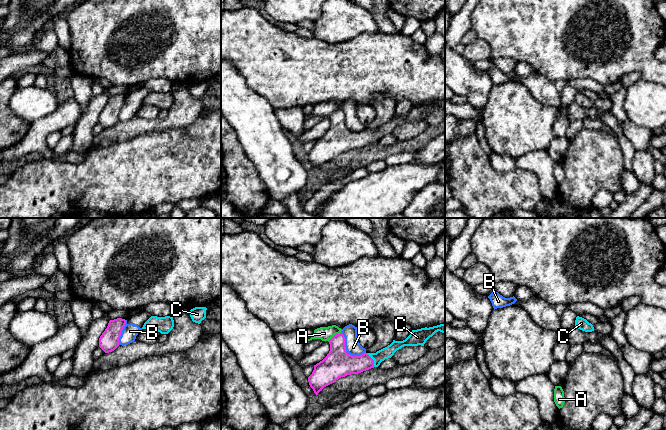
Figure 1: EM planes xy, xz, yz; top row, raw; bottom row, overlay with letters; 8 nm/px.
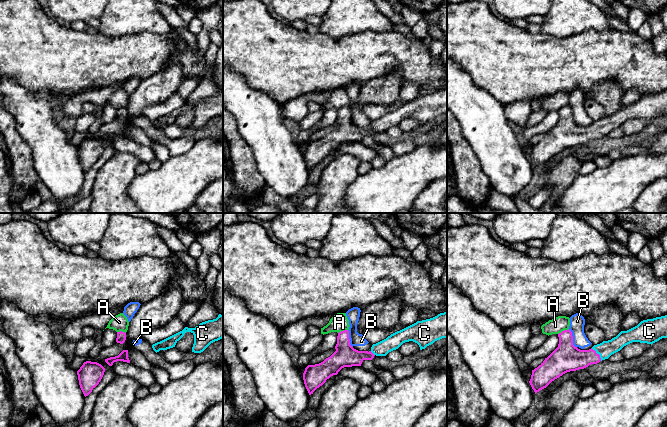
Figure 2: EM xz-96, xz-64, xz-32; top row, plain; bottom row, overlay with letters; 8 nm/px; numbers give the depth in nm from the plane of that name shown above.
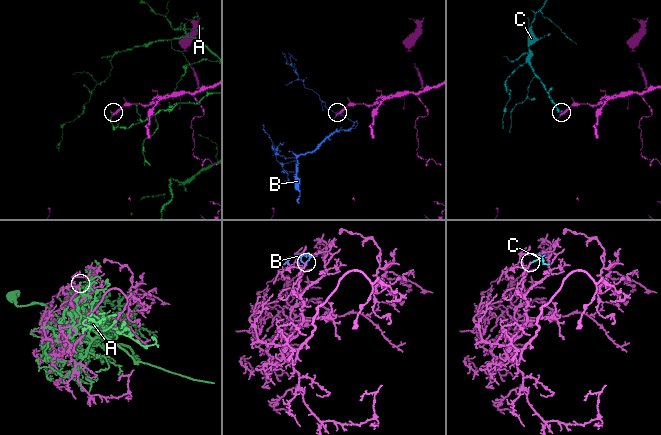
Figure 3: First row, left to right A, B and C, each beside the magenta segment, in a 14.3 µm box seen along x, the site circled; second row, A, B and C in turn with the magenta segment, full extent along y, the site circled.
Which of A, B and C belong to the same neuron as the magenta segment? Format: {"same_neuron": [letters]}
{"same_neuron": ["C"]}

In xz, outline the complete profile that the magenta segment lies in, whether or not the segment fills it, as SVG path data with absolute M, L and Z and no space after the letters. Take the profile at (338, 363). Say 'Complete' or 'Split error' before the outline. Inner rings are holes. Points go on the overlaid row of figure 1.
Split error. M445 323L429 328L412 330L405 340L393 340L390 345L376 353L365 352L360 356L348 354L344 335L342 333L336 334L328 341L330 351L327 356L314 365L314 370L308 377L309 385L314 393L318 395L324 387L334 383L341 377L378 367L382 361L391 358L397 350L404 346L424 346L426 341L438 331L445 333Z

